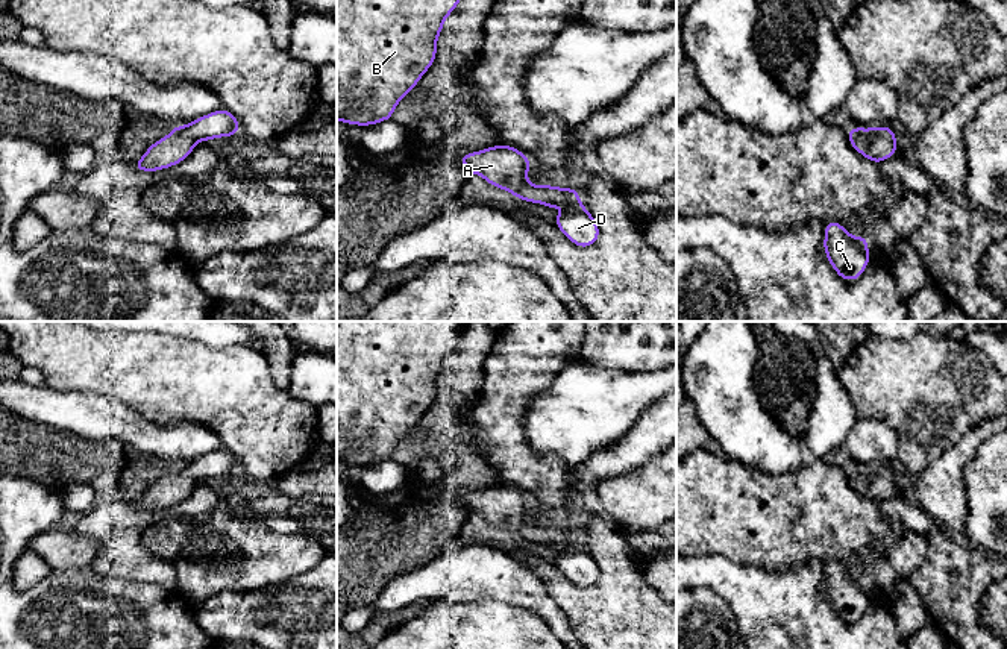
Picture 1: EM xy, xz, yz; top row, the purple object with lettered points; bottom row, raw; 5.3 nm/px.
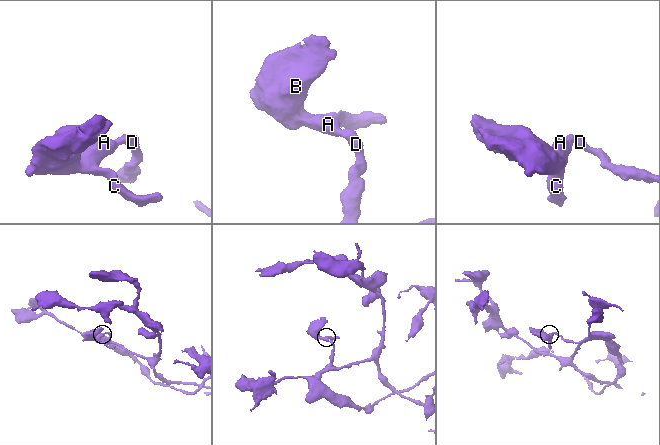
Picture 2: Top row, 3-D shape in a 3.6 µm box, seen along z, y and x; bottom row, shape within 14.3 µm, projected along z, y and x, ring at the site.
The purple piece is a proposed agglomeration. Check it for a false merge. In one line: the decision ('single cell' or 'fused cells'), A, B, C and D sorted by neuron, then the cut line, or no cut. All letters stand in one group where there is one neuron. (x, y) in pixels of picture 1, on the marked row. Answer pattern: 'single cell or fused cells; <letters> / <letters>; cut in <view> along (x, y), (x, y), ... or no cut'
single cell; A B C D; no cut

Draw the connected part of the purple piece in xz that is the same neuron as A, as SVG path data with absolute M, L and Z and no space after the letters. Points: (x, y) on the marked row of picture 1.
M499 144L464 153L460 161L470 174L479 174L490 185L514 194L517 200L546 205L551 209L570 205L570 209L555 214L557 227L578 247L590 247L598 241L599 226L582 205L578 190L531 185L528 170L532 162L523 152Z

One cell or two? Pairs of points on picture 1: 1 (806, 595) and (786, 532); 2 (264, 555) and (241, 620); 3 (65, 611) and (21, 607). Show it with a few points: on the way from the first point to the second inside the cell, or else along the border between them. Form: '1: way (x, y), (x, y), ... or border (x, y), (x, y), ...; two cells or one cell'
1: border (824, 563), (809, 560), (784, 569), (760, 567); two cells
2: border (287, 580), (260, 589), (220, 590), (217, 593); two cells
3: way (55, 611), (32, 611); one cell

